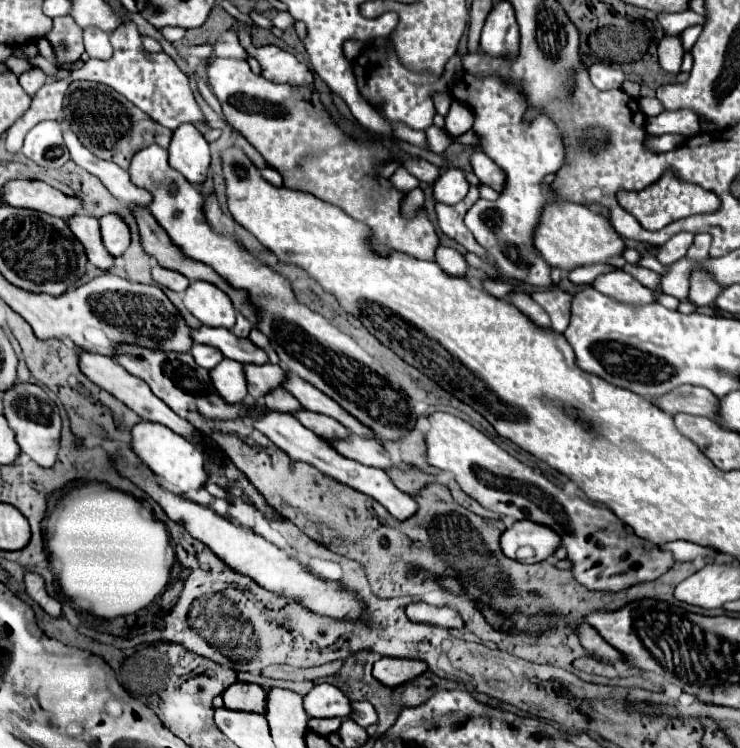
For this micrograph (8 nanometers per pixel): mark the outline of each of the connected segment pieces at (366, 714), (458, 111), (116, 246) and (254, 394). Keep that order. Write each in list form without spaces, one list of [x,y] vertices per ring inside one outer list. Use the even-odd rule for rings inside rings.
[[[354,701],[350,719],[354,719],[362,727],[368,727],[368,725],[378,721],[378,713],[370,701]]]
[[[452,101],[448,115],[444,117],[444,129],[452,135],[452,137],[460,137],[462,133],[466,133],[474,123],[474,113],[462,103],[462,101]]]
[[[108,213],[100,219],[102,241],[114,257],[120,257],[130,245],[130,227],[118,213]]]
[[[244,365],[246,379],[248,379],[248,393],[254,401],[262,399],[266,393],[280,389],[284,379],[288,377],[288,371],[280,365]]]

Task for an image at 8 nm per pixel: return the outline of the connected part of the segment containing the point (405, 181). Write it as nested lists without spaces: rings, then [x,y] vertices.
[[[402,165],[394,171],[394,175],[390,177],[390,183],[398,189],[398,191],[402,191],[402,193],[408,193],[408,191],[412,191],[412,189],[416,189],[418,187],[418,179],[414,179],[414,175],[410,175]]]

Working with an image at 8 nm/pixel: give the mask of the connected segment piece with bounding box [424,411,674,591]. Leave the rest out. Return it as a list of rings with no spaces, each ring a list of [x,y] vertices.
[[[438,411],[438,413],[428,415],[426,419],[430,423],[430,429],[424,431],[424,441],[428,445],[428,463],[442,471],[450,471],[454,475],[454,479],[458,481],[458,485],[462,487],[462,491],[466,491],[470,497],[474,497],[486,509],[490,509],[498,515],[514,517],[514,519],[530,519],[530,521],[548,525],[556,533],[560,533],[564,537],[562,545],[568,549],[568,559],[574,561],[572,573],[574,573],[576,581],[582,583],[584,587],[590,587],[594,591],[620,591],[638,581],[656,579],[674,565],[674,559],[670,553],[664,553],[658,549],[656,543],[650,543],[648,539],[638,537],[608,507],[596,507],[596,505],[586,503],[576,497],[570,499],[568,495],[562,493],[562,489],[552,485],[546,477],[542,477],[540,473],[534,473],[528,465],[524,465],[518,459],[514,459],[512,455],[508,455],[494,441],[490,441],[484,433],[480,433],[476,427],[462,421],[460,417]]]

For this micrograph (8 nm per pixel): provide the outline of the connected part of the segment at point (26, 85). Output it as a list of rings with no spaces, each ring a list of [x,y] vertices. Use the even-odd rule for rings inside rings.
[[[32,69],[32,71],[22,73],[18,81],[20,81],[22,89],[24,89],[30,97],[34,97],[34,95],[36,95],[36,91],[46,83],[46,75],[42,73],[42,69]]]

